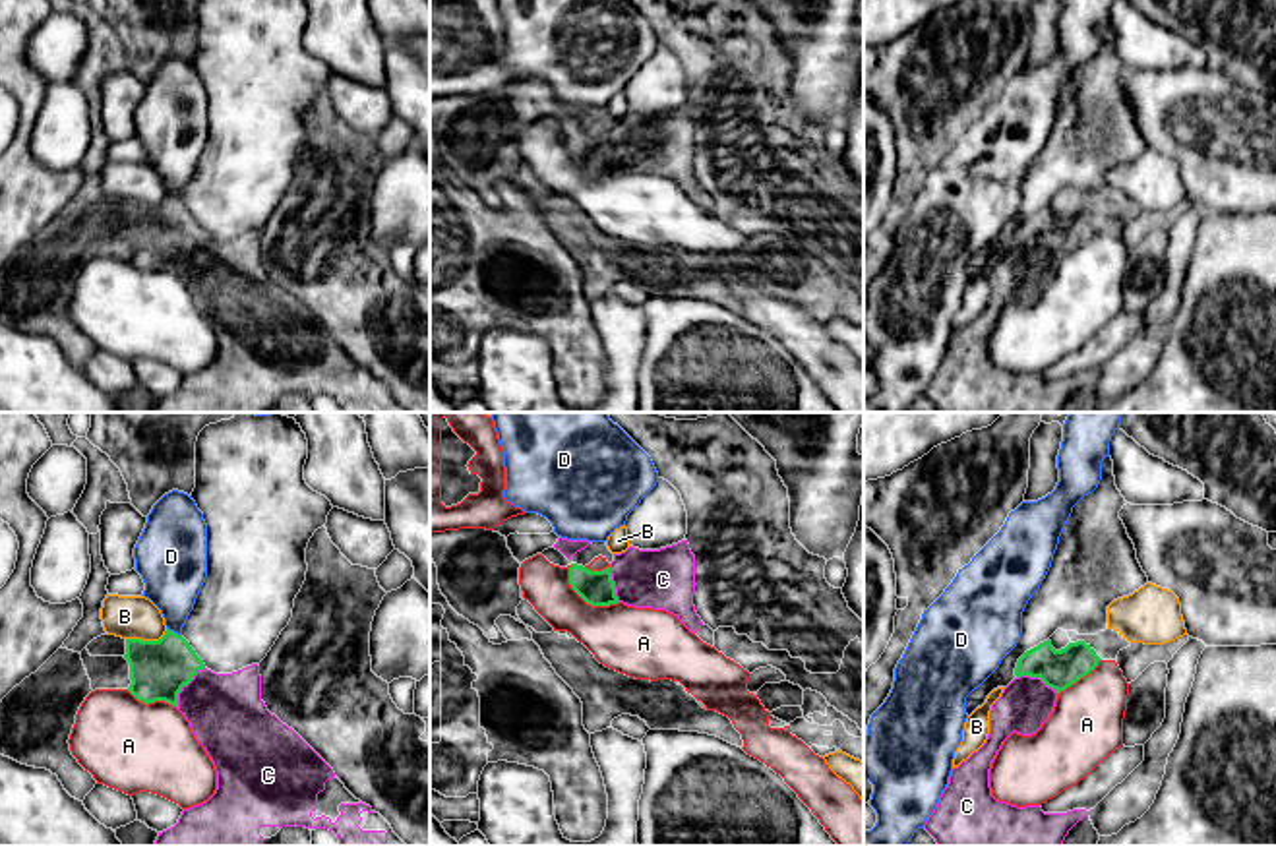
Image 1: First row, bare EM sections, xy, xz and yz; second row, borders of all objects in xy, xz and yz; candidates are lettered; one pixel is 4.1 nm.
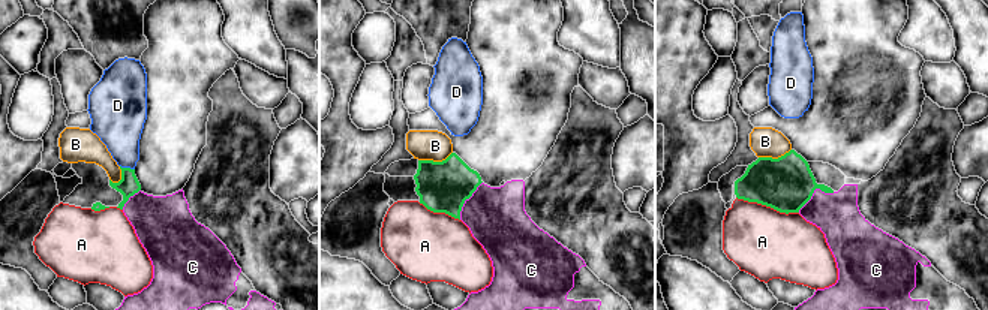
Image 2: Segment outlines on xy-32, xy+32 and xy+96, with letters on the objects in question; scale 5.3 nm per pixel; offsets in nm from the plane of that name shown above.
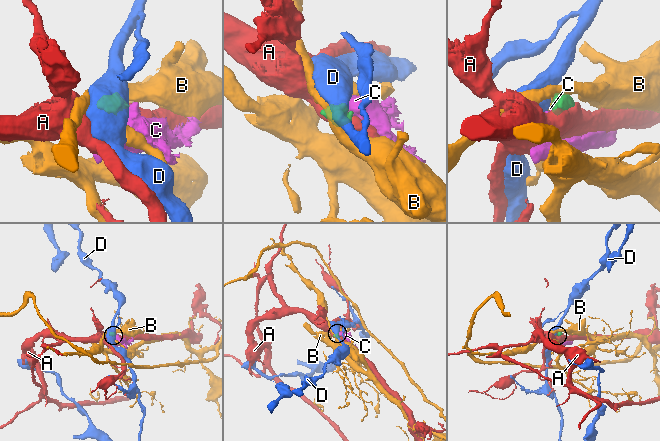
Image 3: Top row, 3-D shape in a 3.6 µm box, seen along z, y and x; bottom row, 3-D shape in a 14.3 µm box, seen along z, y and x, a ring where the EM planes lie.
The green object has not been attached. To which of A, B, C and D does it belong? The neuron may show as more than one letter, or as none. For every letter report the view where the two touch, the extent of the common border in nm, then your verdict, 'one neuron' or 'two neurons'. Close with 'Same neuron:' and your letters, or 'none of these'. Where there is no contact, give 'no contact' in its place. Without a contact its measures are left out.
A: xz | 260 nm | two neurons
B: xy | 180 nm | two neurons
C: xy | 200 nm | one neuron
D: xy | 70 nm | two neurons
Same neuron: C

